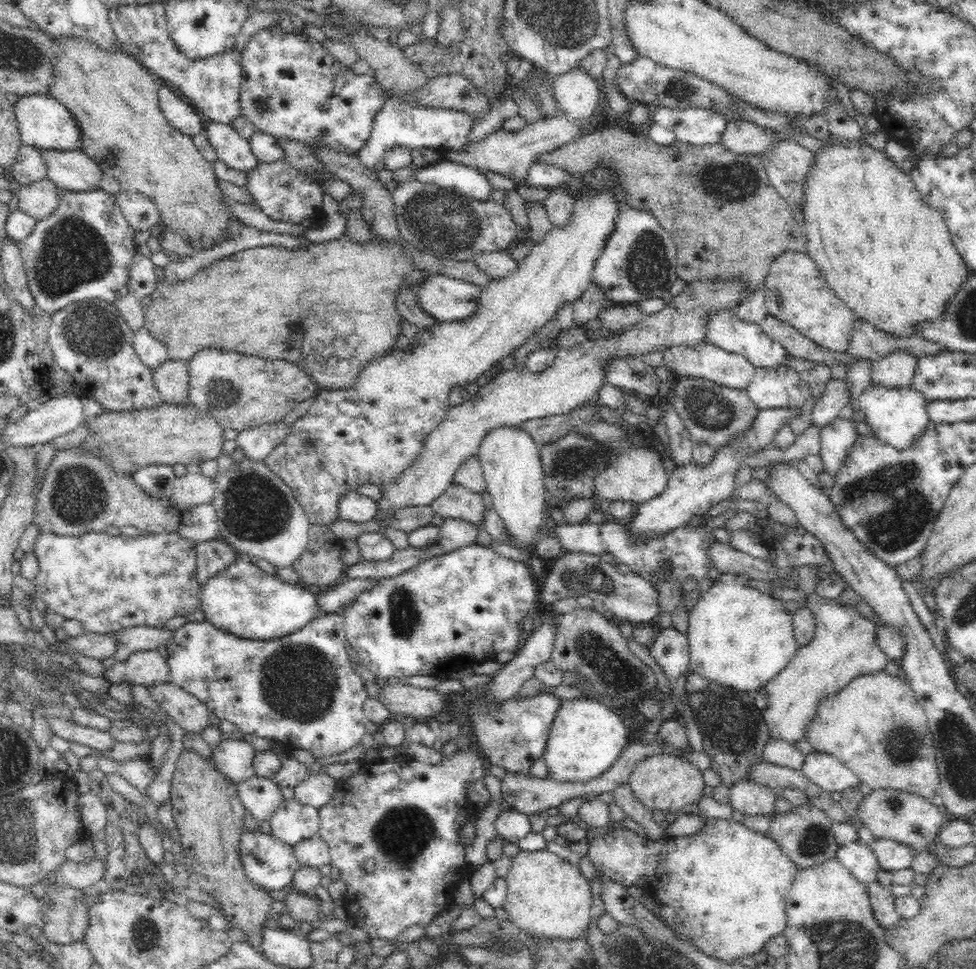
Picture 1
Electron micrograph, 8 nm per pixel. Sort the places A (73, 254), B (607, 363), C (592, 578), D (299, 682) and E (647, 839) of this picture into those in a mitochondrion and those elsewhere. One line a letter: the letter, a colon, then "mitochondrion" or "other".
A: mitochondrion
B: other
C: mitochondrion
D: mitochondrion
E: other

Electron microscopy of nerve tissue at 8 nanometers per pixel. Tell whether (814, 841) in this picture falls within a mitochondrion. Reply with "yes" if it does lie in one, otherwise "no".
yes

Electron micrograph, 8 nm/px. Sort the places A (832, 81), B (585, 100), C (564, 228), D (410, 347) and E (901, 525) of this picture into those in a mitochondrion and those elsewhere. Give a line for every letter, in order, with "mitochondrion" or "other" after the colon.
A: other
B: other
C: other
D: other
E: mitochondrion

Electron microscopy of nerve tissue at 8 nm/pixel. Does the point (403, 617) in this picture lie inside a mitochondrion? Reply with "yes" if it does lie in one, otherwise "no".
yes

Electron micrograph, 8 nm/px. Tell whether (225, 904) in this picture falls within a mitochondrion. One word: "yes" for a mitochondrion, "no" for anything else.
no

